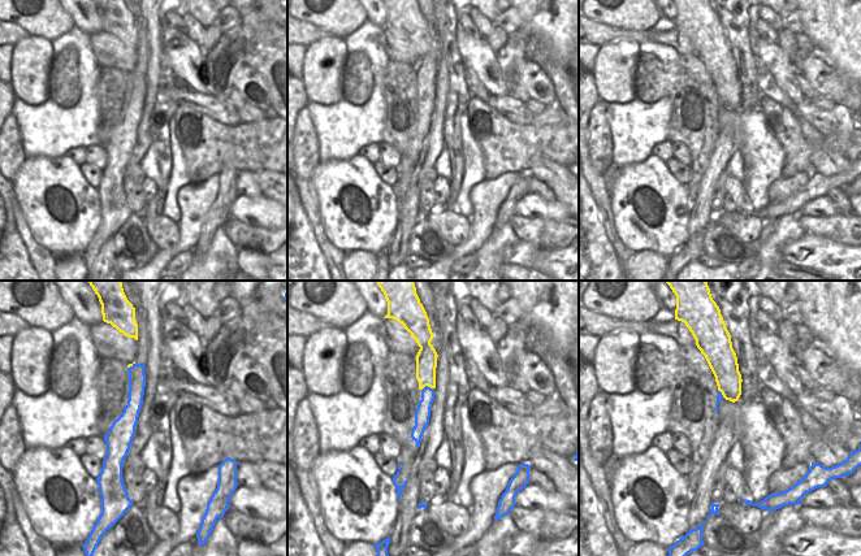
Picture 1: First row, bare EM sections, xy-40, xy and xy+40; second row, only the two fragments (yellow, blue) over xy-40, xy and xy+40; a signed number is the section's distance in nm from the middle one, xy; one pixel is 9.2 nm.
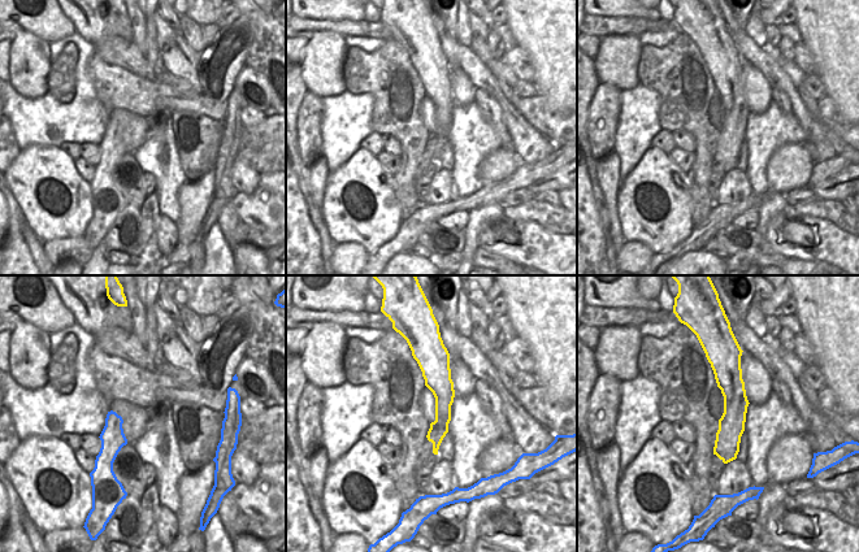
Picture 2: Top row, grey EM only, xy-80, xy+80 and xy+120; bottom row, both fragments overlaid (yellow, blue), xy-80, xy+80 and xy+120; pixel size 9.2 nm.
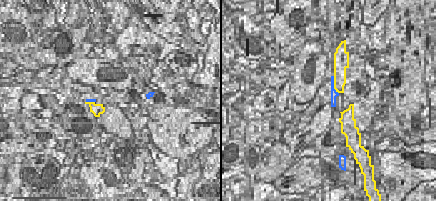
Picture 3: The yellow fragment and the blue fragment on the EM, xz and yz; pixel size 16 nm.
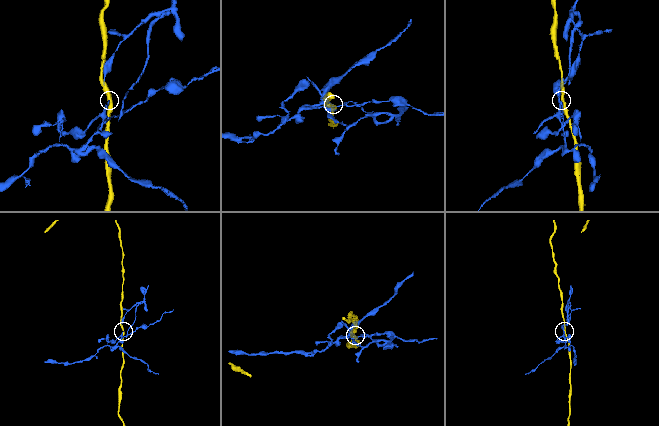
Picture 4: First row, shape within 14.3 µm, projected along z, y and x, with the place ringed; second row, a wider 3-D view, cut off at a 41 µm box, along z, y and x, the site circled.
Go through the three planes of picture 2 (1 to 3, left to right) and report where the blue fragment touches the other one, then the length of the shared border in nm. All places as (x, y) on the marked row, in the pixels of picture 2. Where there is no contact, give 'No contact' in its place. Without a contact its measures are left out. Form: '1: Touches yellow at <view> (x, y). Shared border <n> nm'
1: No contact
2: No contact
3: No contact.

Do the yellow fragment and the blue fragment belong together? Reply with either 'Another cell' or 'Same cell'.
Another cell.

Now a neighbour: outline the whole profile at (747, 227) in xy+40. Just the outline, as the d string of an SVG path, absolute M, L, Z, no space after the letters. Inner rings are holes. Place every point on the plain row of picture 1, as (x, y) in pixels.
M741 209L735 212L723 210L718 216L718 221L745 243L754 243L758 240L763 226L763 220L761 217L757 214L748 214Z

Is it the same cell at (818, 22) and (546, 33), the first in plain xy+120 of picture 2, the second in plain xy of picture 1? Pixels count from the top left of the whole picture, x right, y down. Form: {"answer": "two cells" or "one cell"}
{"answer": "one cell"}

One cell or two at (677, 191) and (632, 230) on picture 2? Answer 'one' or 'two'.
one

